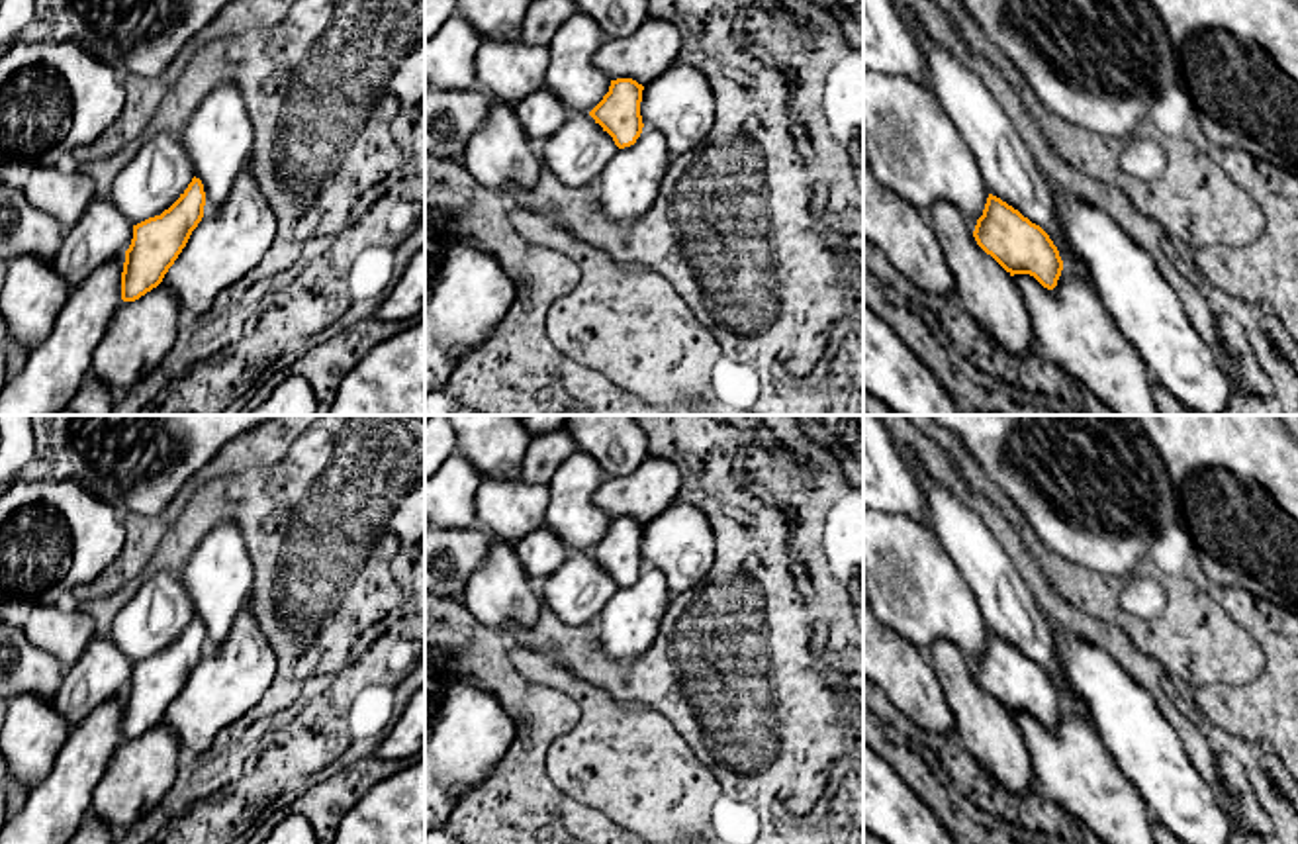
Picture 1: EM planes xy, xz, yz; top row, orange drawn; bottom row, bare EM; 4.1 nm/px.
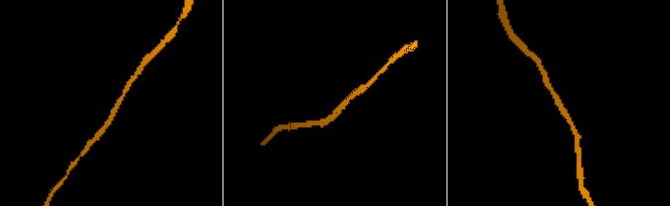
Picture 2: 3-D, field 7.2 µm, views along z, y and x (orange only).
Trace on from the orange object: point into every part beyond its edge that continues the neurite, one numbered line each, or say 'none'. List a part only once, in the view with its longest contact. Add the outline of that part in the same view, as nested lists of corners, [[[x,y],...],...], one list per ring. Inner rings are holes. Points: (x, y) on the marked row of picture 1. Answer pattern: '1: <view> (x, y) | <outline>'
1: xy (53, 373) | [[[125,253],[78,284],[59,311],[49,337],[0,394],[0,415],[55,415],[90,374],[94,351],[121,300]]]

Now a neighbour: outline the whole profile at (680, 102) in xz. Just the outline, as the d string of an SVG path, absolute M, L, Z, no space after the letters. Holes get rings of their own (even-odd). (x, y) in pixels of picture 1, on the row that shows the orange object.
M675 61L642 90L642 123L658 129L670 157L697 147L713 129L717 100L701 69Z

